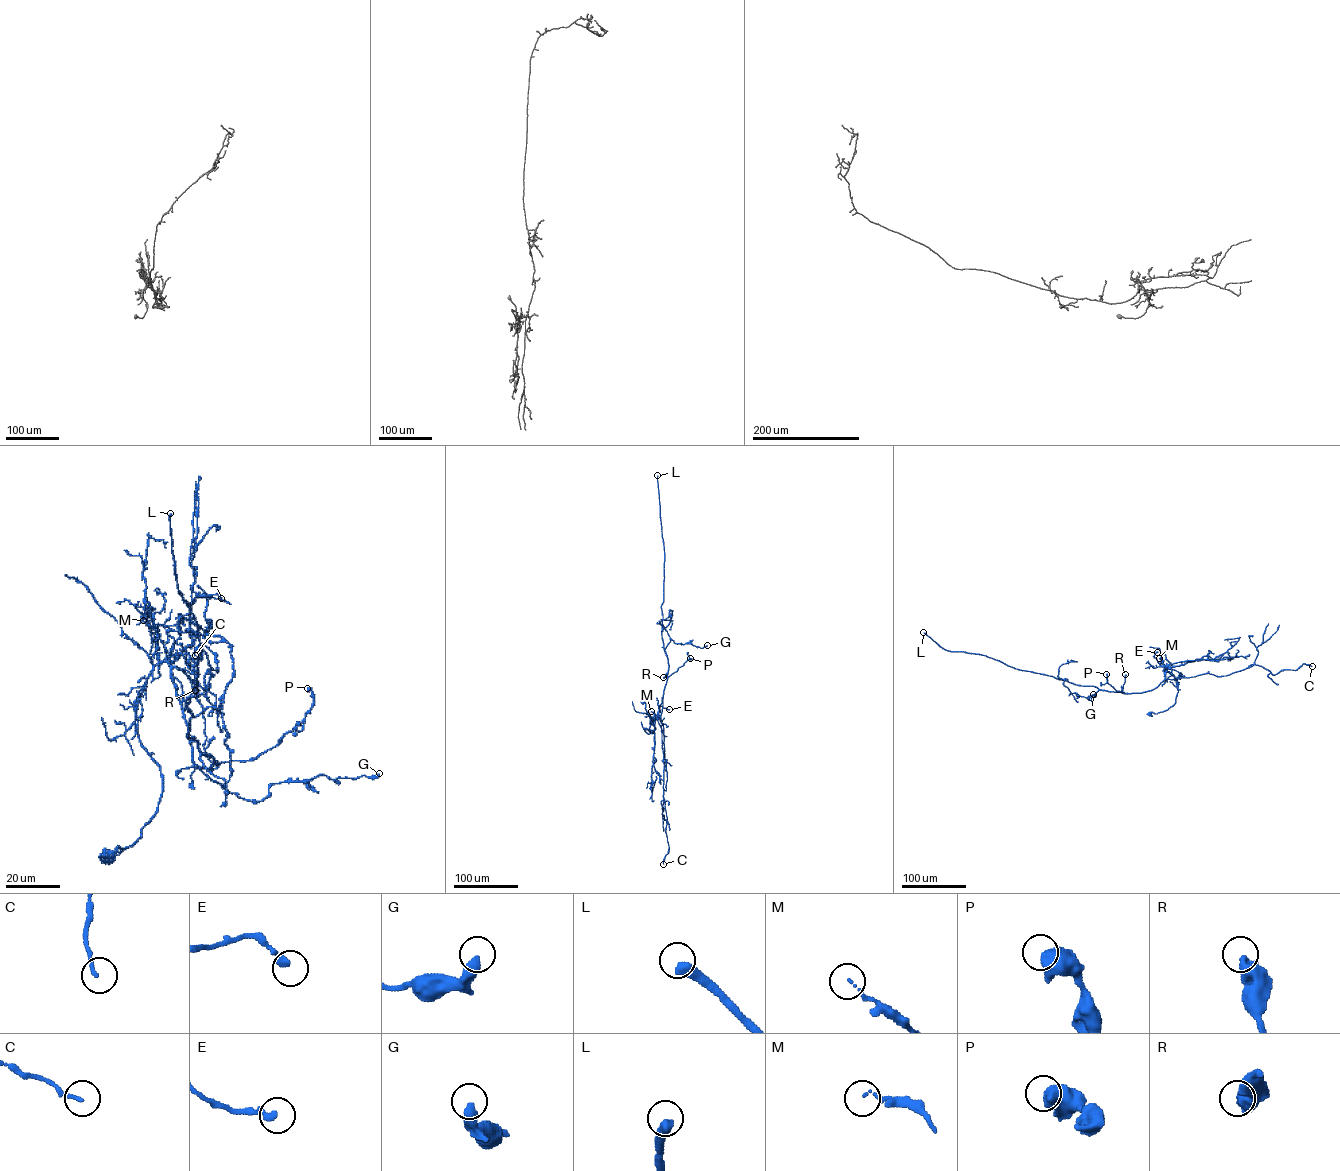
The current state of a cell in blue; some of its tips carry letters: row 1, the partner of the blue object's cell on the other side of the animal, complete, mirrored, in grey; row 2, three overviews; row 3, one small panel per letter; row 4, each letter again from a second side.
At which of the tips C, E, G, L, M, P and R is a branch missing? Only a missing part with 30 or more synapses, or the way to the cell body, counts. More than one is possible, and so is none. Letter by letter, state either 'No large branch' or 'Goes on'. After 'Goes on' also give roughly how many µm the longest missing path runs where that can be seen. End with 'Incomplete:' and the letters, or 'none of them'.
C: No large branch
E: No large branch
G: No large branch
L: Goes on. Missing length about 450 µm
M: No large branch
P: No large branch
R: No large branch
Incomplete: L

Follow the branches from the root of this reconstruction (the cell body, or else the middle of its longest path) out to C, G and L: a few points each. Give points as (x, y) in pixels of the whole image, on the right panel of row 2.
C: (1150, 714), (1175, 702), (1177, 681), (1165, 667), (1173, 679), (1254, 664), (1273, 675), (1312, 666)
G: (1150, 714), (1175, 702), (1178, 684), (1166, 668), (1152, 690), (1099, 690), (1093, 694)
L: (1150, 714), (1175, 702), (1178, 684), (1166, 668), (1152, 689), (1108, 691), (948, 651), (923, 632)

